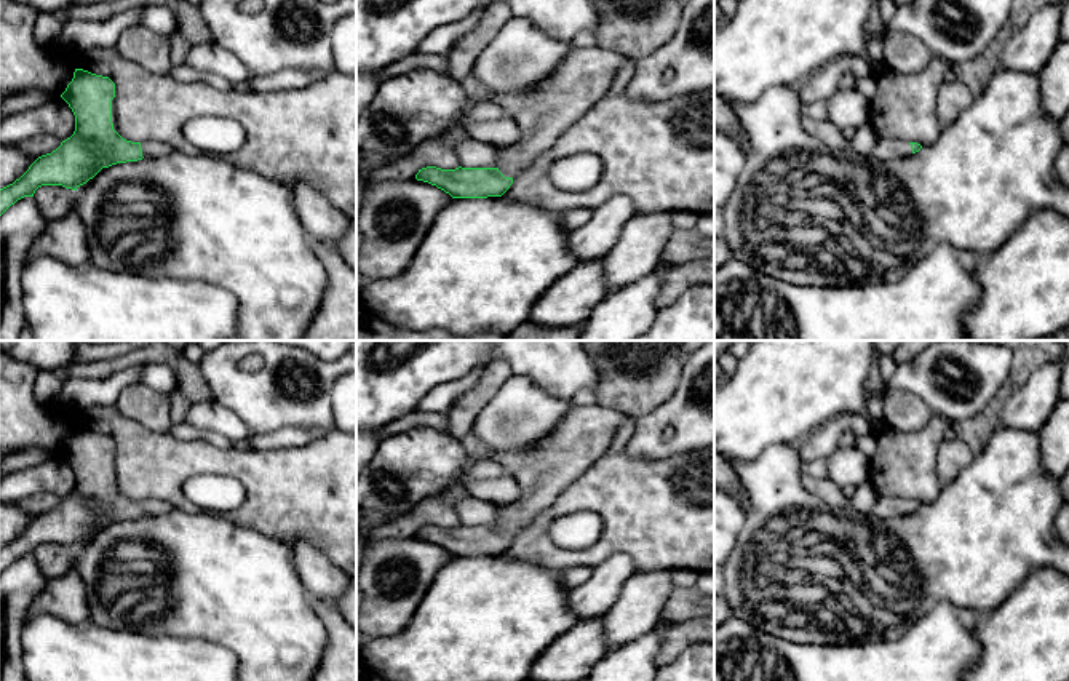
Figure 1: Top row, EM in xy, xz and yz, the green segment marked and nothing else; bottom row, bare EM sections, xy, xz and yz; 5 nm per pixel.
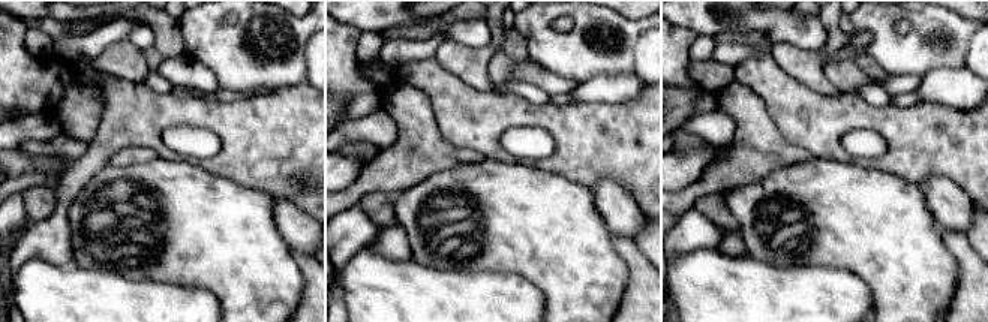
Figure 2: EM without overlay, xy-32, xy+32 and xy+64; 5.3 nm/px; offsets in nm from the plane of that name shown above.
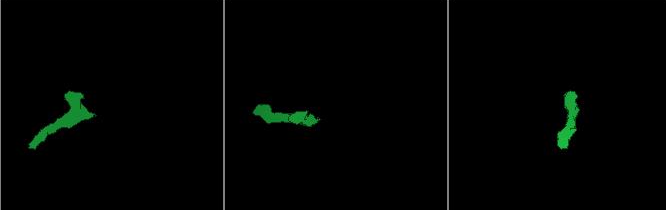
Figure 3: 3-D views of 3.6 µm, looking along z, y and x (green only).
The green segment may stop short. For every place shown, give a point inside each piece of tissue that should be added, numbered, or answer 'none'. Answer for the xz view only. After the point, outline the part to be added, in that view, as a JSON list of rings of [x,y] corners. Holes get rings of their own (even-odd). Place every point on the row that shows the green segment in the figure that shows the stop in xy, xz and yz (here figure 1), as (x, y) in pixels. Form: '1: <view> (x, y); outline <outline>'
1: xz (544, 111); outline [[[572,46],[554,70],[532,86],[491,93],[489,101],[502,106],[516,121],[521,137],[500,149],[499,171],[513,177],[596,102],[607,98],[626,56],[599,46]]]

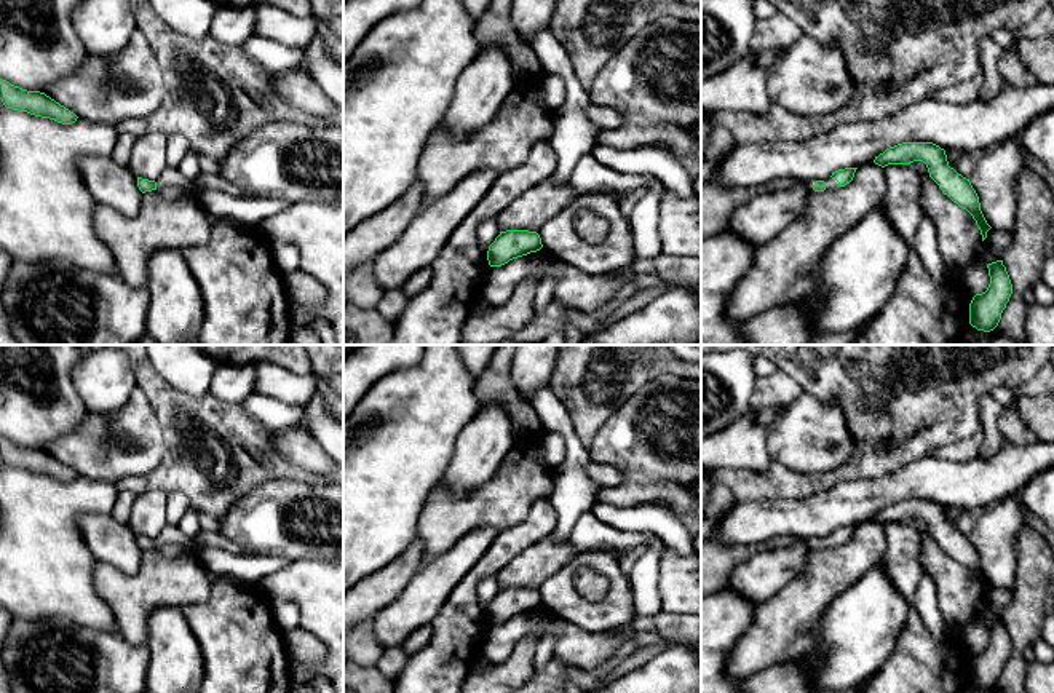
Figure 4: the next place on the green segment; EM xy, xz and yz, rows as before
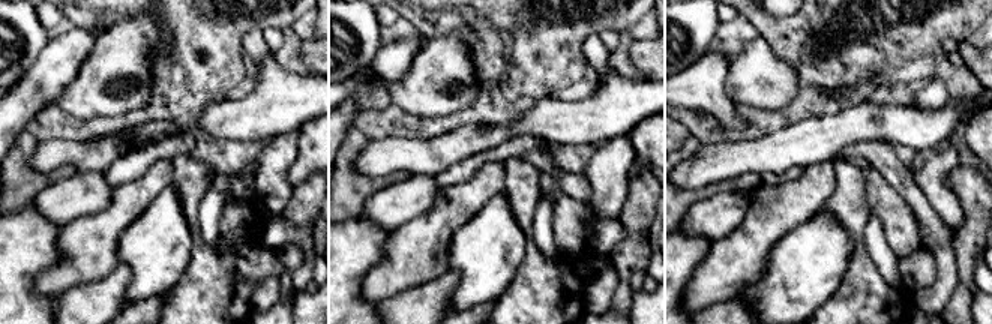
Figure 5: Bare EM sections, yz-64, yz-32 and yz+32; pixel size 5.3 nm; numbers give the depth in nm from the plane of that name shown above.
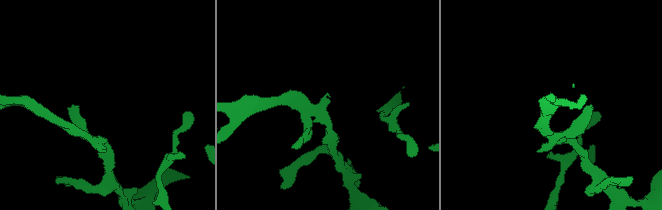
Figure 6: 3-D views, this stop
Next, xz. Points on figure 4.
none

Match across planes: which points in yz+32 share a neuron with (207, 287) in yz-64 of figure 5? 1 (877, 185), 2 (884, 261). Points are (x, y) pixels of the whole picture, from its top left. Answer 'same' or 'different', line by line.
1: different
2: different

